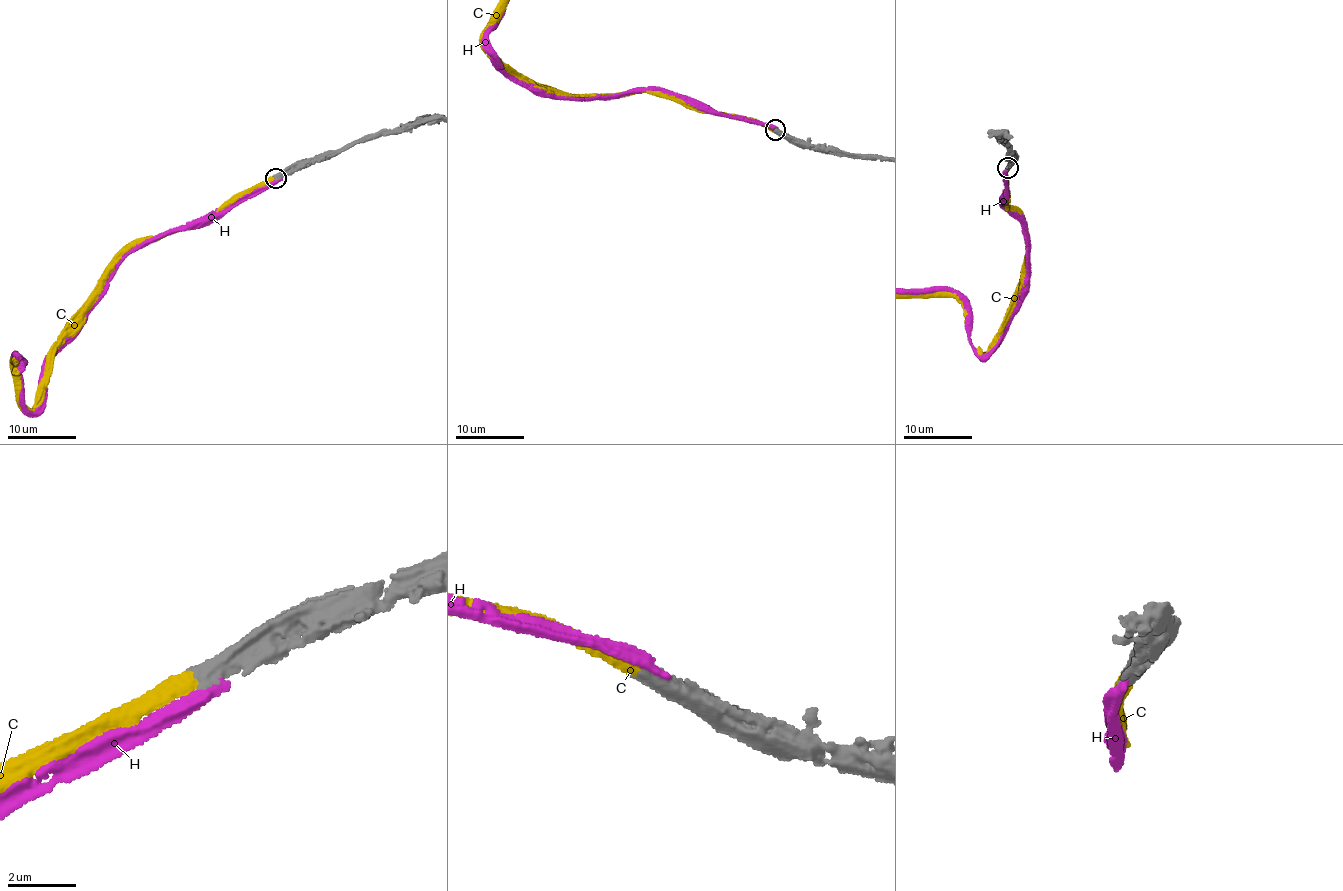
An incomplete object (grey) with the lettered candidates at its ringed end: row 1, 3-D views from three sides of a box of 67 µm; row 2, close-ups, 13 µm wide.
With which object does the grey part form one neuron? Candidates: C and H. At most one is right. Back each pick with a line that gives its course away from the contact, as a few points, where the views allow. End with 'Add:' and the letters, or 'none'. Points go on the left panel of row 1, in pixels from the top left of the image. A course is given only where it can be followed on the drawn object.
C: via (276, 177), (121, 256), (51, 355), (35, 408), (20, 400), (19, 355), (12, 402)
Add: C

